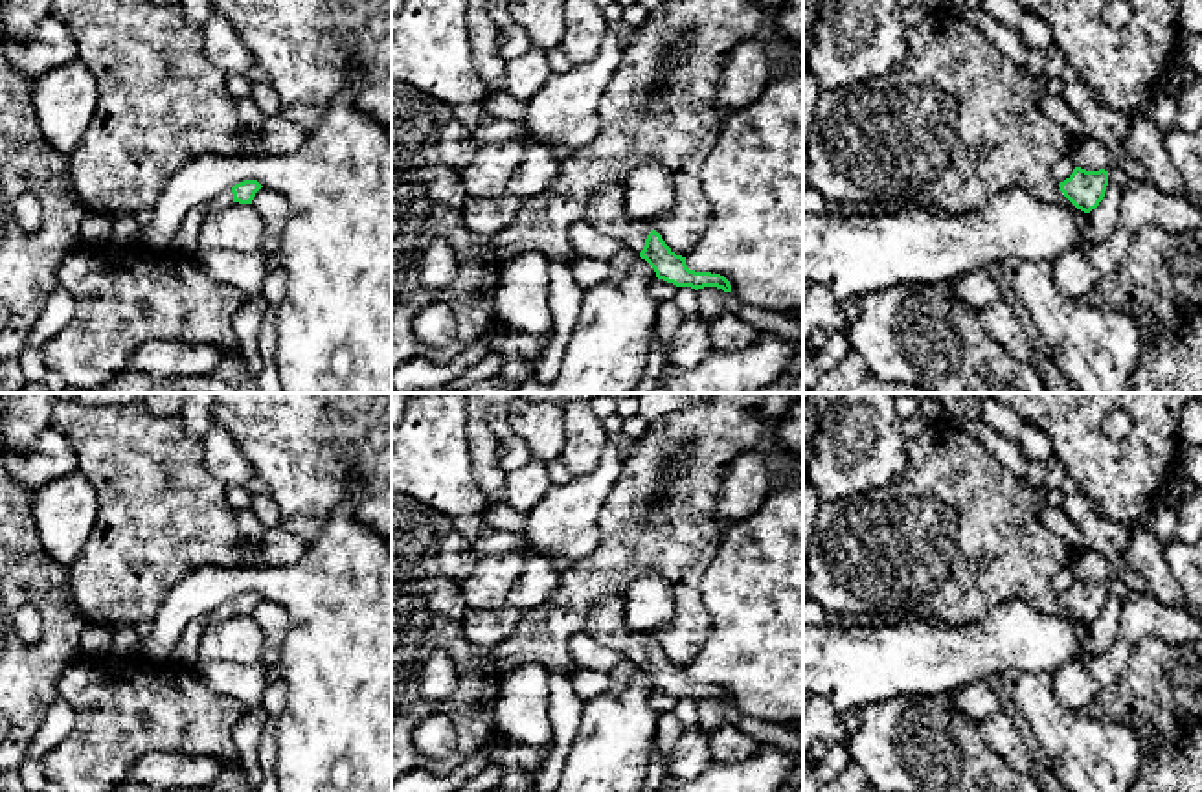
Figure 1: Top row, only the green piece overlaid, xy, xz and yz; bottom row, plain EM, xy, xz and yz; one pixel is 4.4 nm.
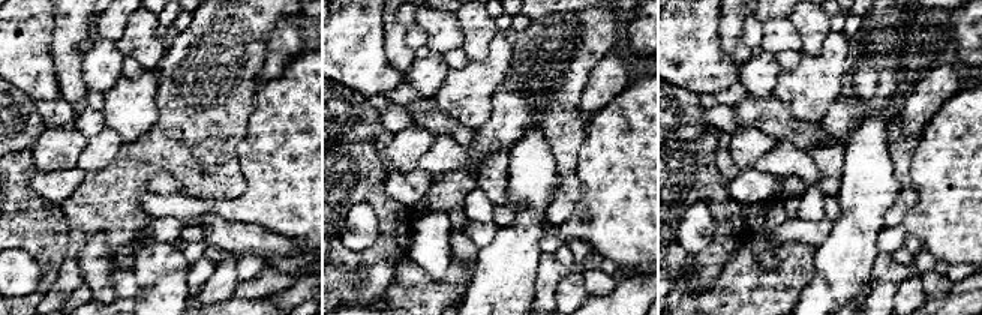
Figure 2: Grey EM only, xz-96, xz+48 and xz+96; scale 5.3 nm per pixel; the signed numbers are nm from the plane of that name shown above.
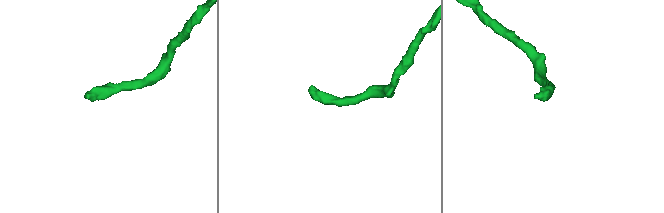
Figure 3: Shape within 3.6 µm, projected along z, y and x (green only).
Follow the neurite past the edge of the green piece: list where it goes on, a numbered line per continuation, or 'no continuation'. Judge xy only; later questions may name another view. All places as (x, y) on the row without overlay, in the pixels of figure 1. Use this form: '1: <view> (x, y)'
1: xy (223, 610)

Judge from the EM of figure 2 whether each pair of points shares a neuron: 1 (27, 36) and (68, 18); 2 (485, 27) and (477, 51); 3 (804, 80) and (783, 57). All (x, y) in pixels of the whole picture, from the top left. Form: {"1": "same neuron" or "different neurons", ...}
{"1": "different neurons", "2": "same neuron", "3": "different neurons"}

